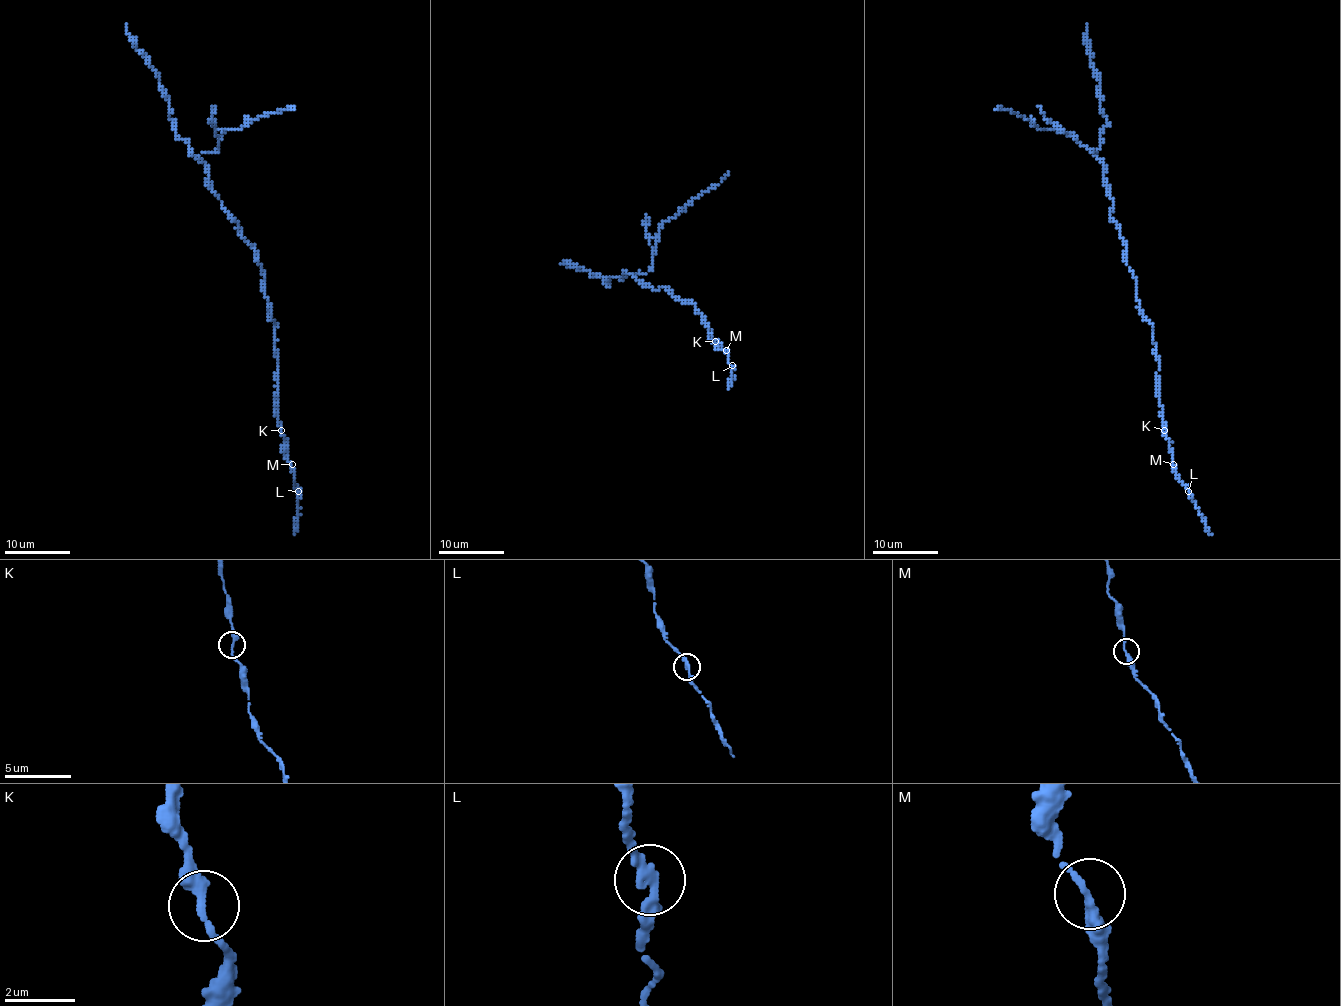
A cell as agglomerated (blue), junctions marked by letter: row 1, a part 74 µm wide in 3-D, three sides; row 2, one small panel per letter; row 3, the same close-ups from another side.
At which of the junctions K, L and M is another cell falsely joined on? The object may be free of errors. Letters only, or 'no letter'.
no letter

